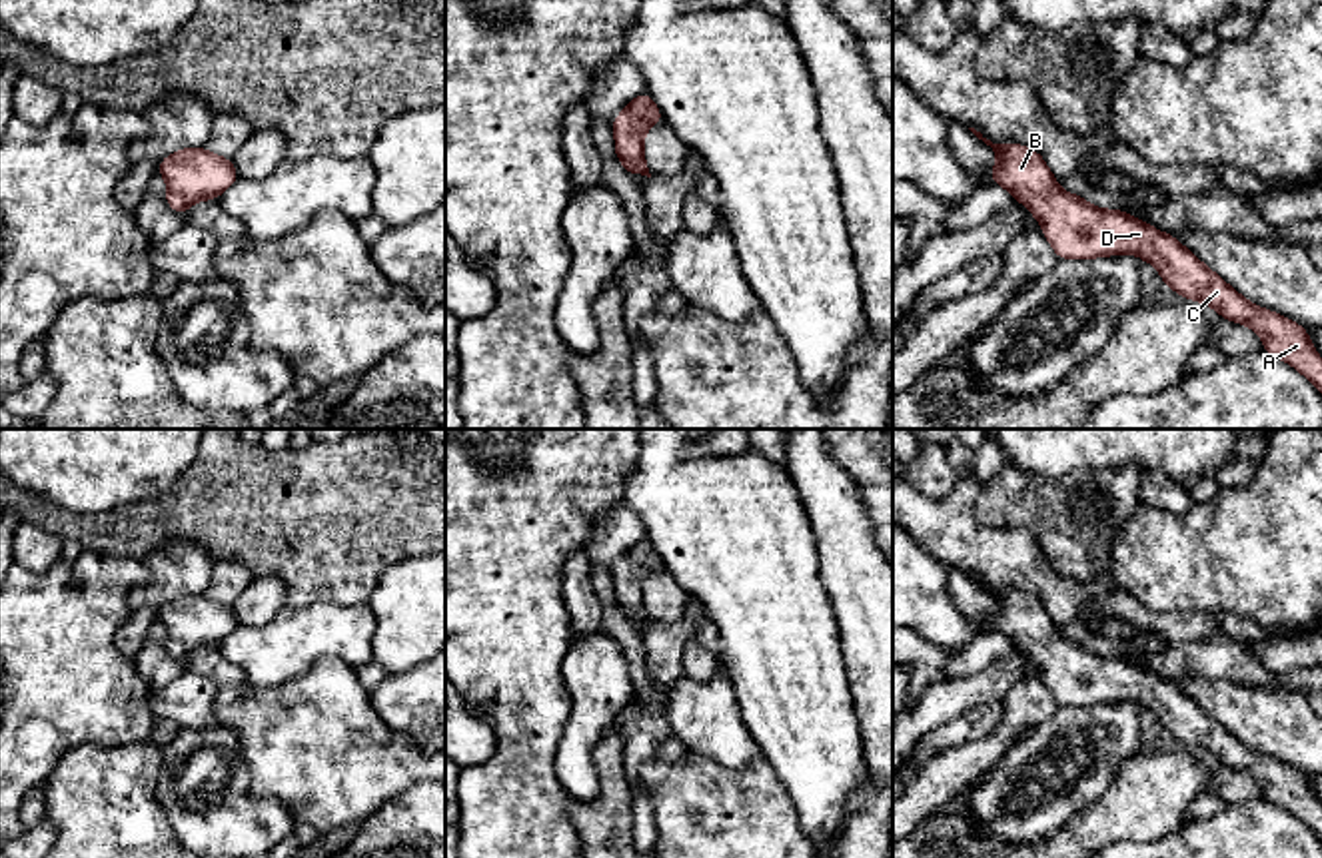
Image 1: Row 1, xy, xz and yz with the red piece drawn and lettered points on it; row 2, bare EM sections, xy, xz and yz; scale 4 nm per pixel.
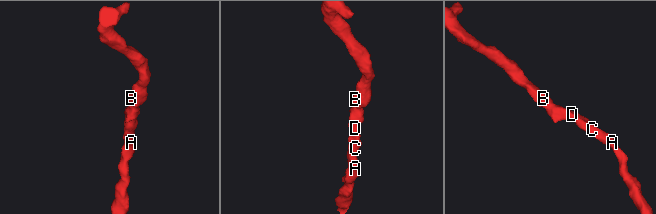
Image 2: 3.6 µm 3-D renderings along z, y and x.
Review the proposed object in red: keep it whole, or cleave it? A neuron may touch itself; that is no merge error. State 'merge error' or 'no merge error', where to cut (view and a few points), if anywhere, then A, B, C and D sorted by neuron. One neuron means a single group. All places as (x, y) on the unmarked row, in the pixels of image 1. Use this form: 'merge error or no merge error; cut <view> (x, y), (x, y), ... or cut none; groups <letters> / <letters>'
no merge error; cut none; groups A B C D

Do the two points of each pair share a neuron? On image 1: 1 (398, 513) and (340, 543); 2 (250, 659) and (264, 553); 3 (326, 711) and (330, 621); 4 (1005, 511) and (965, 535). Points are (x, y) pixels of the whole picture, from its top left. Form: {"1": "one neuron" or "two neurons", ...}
{"1": "one neuron", "2": "two neurons", "3": "two neurons", "4": "two neurons"}

